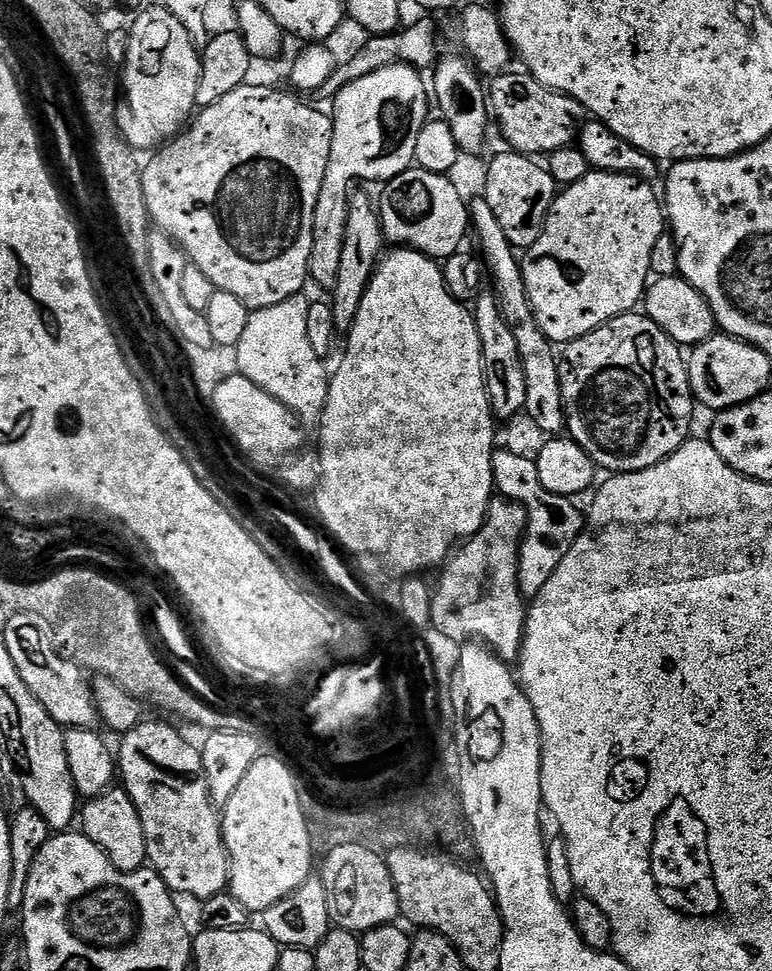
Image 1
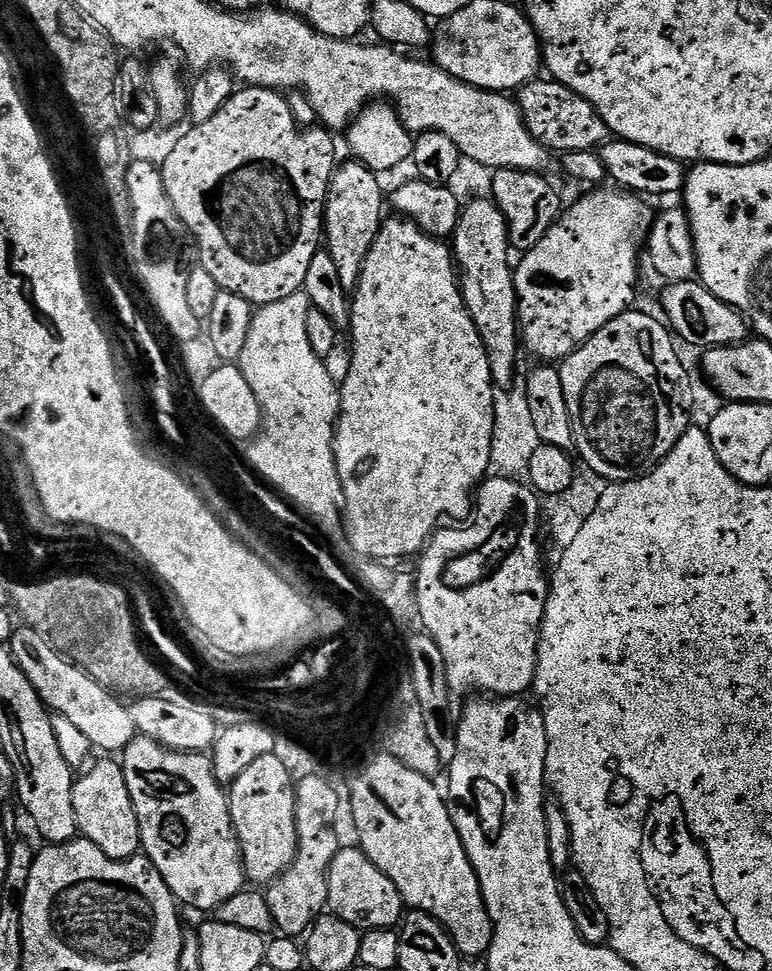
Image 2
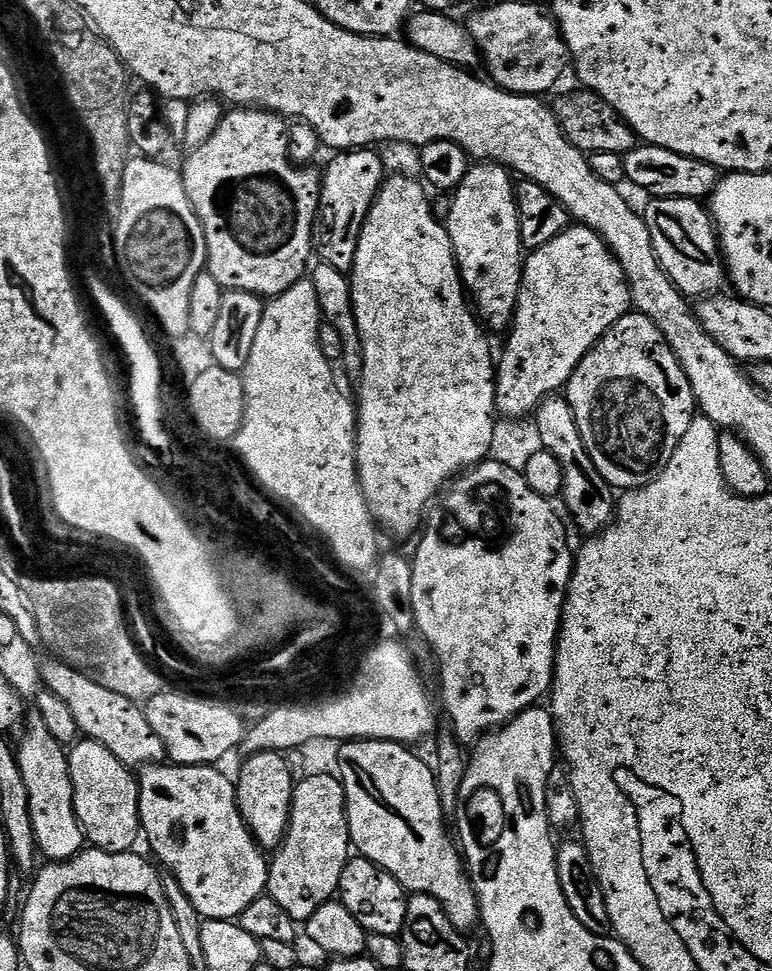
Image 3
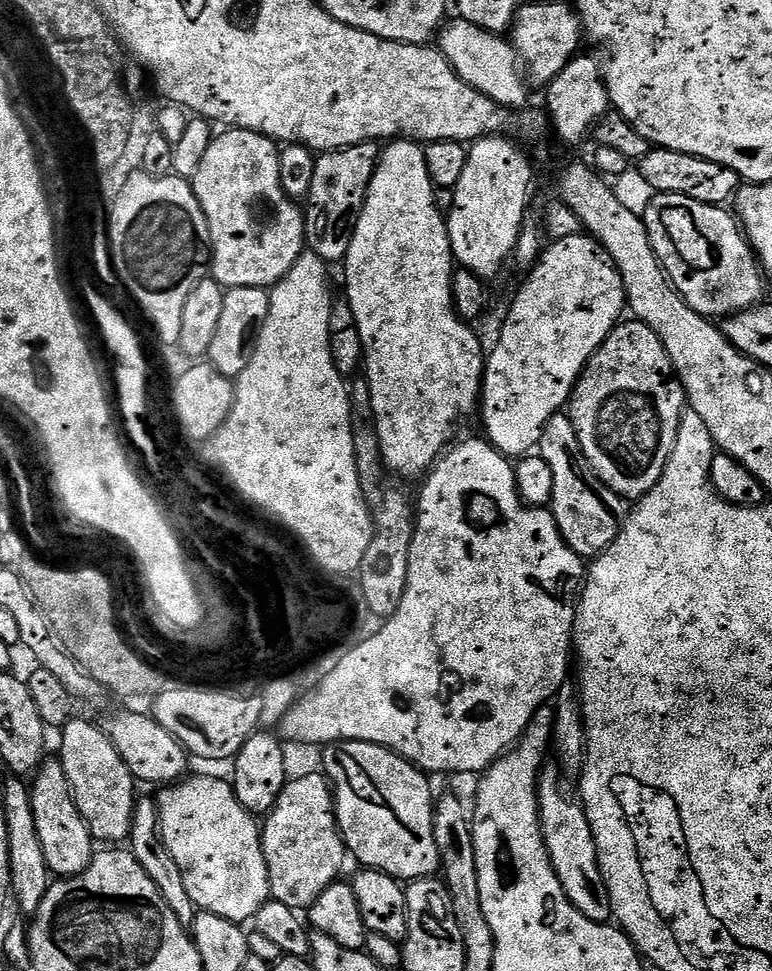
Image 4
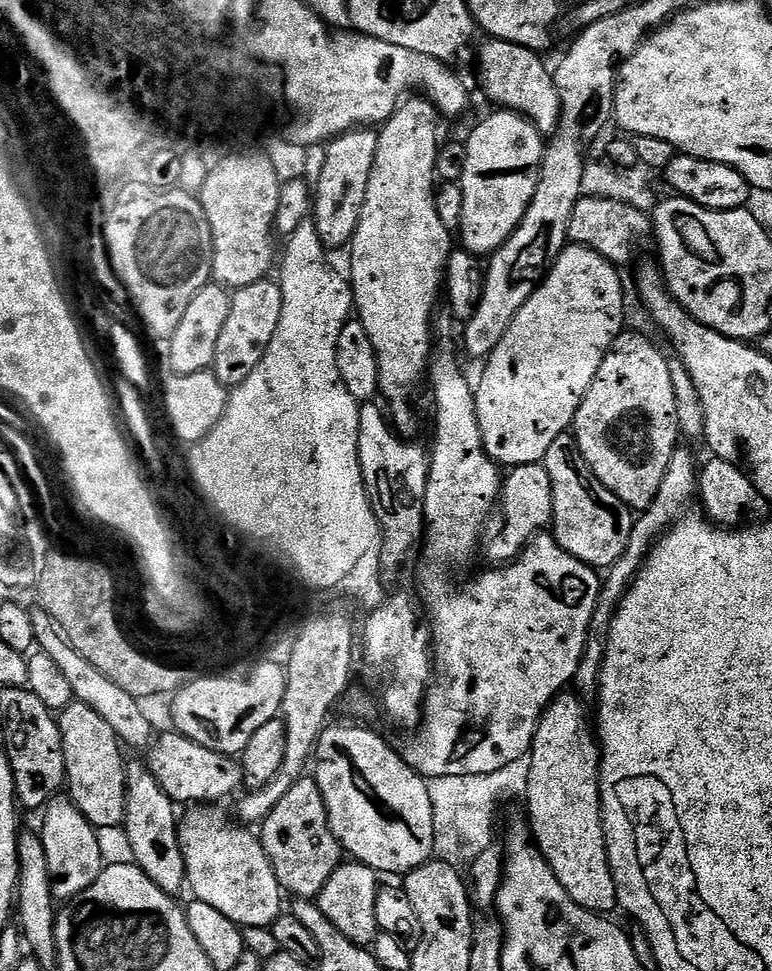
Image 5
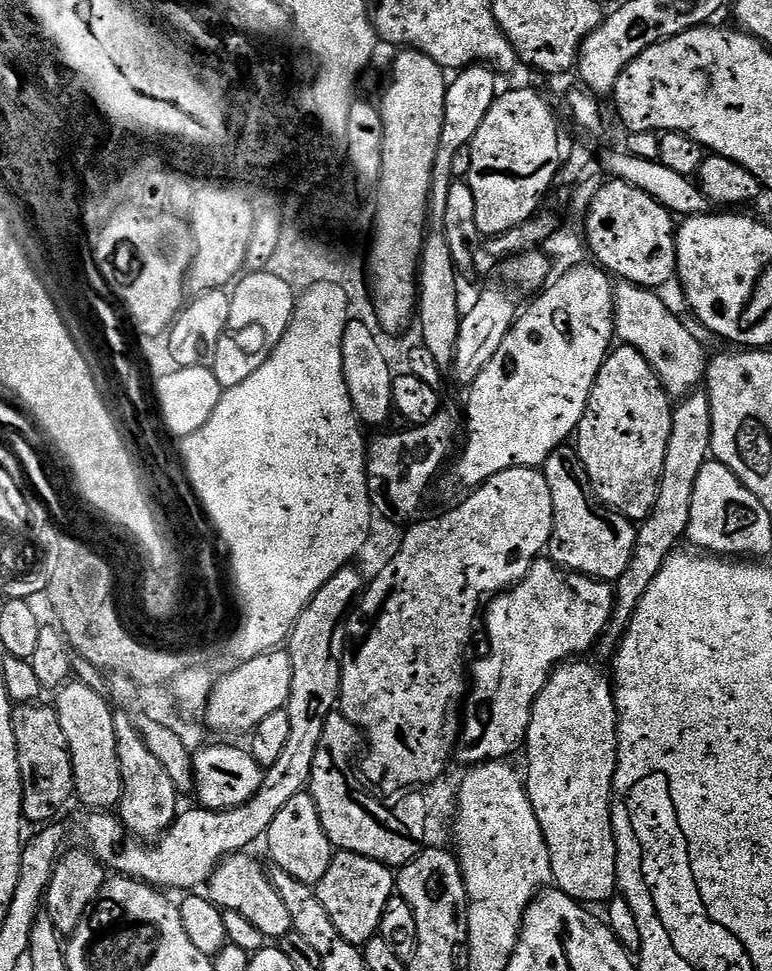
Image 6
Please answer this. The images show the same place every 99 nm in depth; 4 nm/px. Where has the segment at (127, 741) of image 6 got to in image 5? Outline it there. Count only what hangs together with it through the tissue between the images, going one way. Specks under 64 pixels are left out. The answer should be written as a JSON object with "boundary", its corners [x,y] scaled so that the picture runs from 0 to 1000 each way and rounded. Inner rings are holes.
{"boundary":[[[185,782],[165,788],[163,797],[163,838],[158,858],[166,864],[166,873],[171,876],[170,889],[177,890],[215,922],[228,925],[241,915],[244,901],[241,888],[233,874],[233,851],[231,848],[231,829],[222,824],[205,807],[205,801],[193,793]]]}

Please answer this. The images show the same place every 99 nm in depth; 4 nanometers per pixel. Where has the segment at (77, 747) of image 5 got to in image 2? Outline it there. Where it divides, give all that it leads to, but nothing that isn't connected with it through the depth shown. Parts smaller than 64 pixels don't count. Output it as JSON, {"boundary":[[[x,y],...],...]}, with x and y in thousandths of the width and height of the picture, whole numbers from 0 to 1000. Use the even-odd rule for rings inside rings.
{"boundary":[[[130,782],[135,783],[127,784],[124,788],[120,786],[108,796],[110,799],[105,803],[102,800],[93,808],[93,829],[96,830],[98,852],[108,864],[122,867],[122,871],[127,871],[127,875],[132,875],[132,880],[137,880],[142,885],[167,886],[170,882],[175,882],[183,876],[179,838],[174,838],[174,826],[168,822],[168,814],[163,814],[163,801],[161,800],[159,790],[152,784],[150,787],[145,784],[149,782]]]}

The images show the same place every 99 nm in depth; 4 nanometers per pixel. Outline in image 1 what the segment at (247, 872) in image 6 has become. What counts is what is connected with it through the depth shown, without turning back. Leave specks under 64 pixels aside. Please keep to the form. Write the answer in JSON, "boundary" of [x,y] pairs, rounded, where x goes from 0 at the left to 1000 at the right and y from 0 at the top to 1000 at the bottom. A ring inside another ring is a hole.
{"boundary":[[[183,740],[167,754],[154,759],[153,799],[166,821],[184,842],[184,855],[192,876],[190,889],[202,898],[224,921],[255,923],[259,929],[291,918],[295,912],[295,876],[290,871],[290,860],[285,857],[285,840],[276,828],[267,805],[267,793],[262,789],[259,771],[247,766],[236,755],[207,742]]]}

